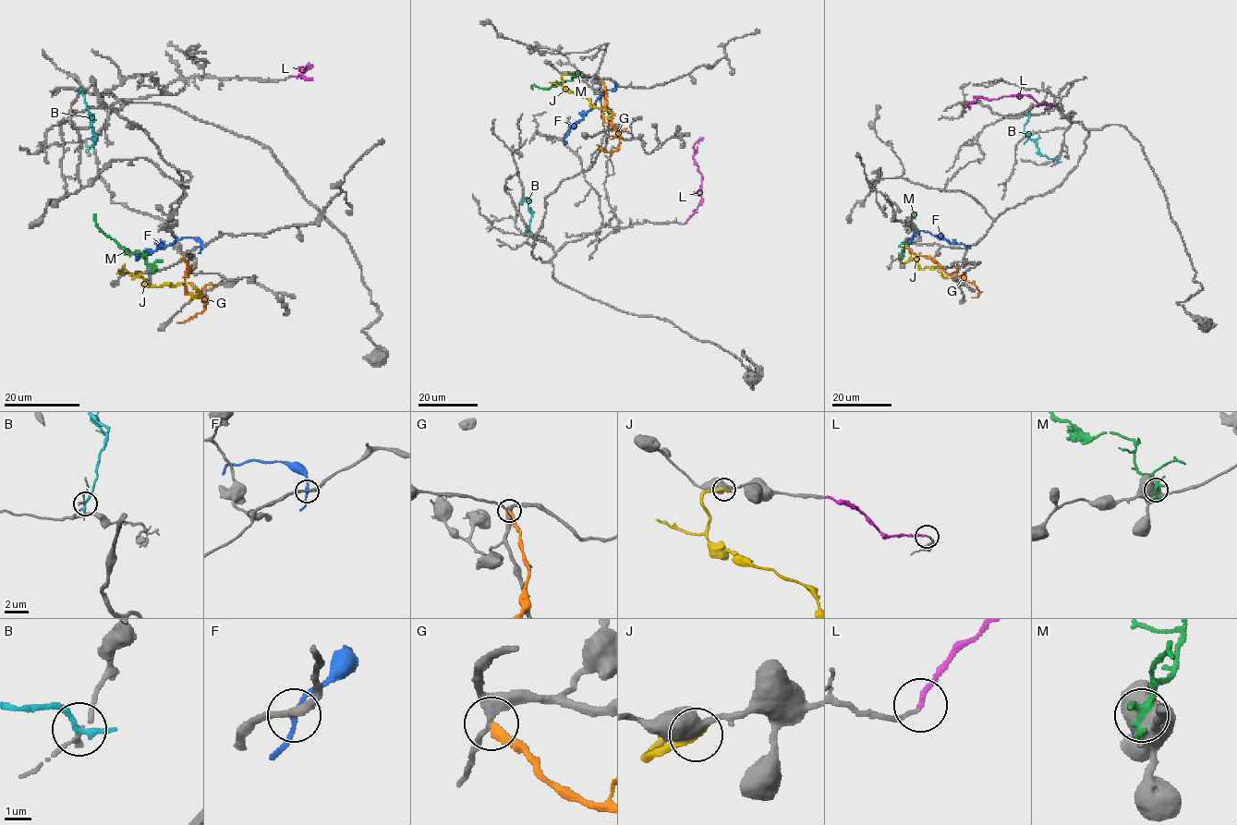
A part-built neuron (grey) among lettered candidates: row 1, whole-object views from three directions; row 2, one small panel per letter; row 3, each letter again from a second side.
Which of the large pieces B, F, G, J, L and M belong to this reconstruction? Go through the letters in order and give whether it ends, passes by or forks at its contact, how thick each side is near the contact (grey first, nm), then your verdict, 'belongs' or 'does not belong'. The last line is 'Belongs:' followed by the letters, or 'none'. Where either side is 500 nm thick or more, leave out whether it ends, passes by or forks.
B: it ends | 140/280 nm | does not belong
F: it passes by | 280/200 nm | does not belong
G: it ends | 280/320 nm | does not belong
J: 550/300 nm | does not belong
L: it ends | 130/160 nm | belongs
M: 600/220 nm | does not belong
Belongs: L

